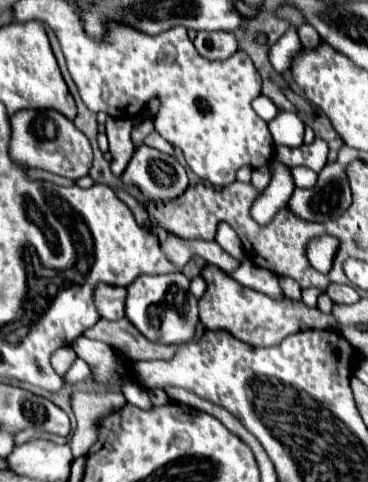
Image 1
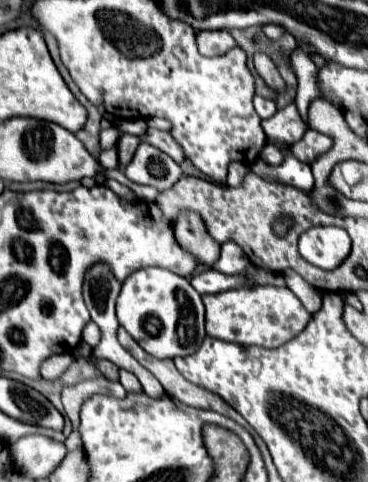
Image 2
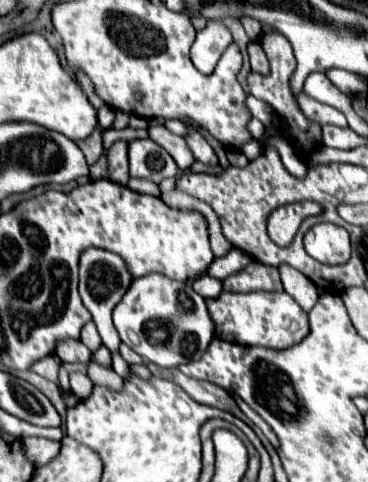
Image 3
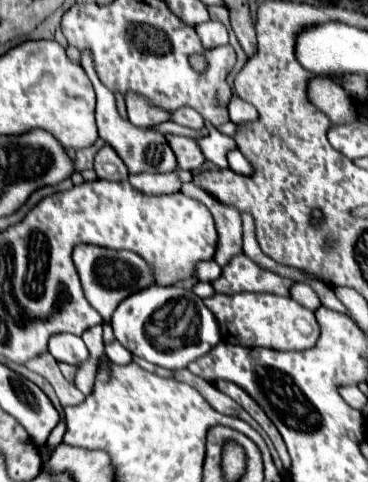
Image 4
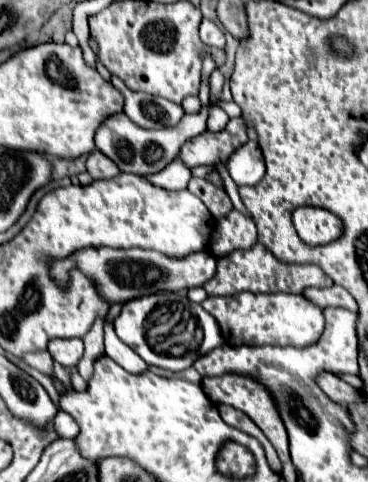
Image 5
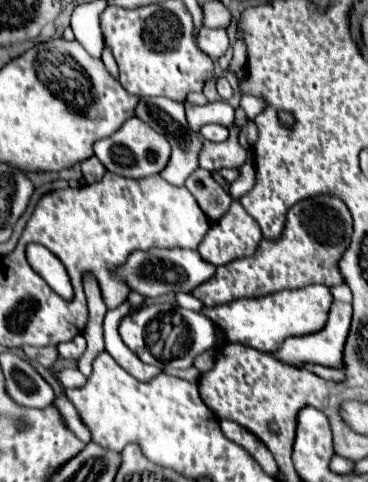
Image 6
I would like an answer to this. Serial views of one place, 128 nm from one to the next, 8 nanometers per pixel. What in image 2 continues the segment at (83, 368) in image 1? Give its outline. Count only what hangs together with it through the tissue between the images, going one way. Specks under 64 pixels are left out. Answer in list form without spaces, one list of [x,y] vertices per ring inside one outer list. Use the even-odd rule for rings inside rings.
[[[98,262],[98,264],[90,266],[88,272],[86,272],[84,286],[82,286],[82,296],[84,296],[84,302],[86,302],[88,310],[90,310],[92,320],[98,324],[98,328],[100,328],[100,332],[102,332],[102,340],[100,340],[98,348],[92,350],[90,362],[94,364],[96,358],[106,358],[106,360],[114,362],[118,368],[124,368],[124,370],[132,372],[132,374],[140,380],[140,384],[142,384],[142,388],[144,388],[144,392],[146,392],[148,396],[162,396],[164,388],[162,388],[162,384],[156,380],[156,376],[152,376],[152,374],[150,374],[144,366],[140,366],[128,352],[124,352],[124,348],[120,346],[120,342],[118,342],[118,338],[116,338],[116,334],[118,334],[118,320],[116,320],[116,314],[114,314],[114,312],[116,312],[114,306],[116,306],[116,298],[118,298],[118,294],[120,294],[120,286],[122,286],[122,284],[116,280],[116,276],[112,274],[112,270],[110,270],[108,264],[104,264],[104,262]]]

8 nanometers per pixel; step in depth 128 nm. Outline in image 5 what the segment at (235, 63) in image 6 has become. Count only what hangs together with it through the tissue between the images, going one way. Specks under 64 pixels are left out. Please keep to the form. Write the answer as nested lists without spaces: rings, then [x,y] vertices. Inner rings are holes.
[[[216,68],[214,72],[212,72],[212,76],[210,76],[210,90],[212,90],[212,102],[216,102],[218,100],[218,92],[222,90],[222,86],[224,86],[224,74]]]

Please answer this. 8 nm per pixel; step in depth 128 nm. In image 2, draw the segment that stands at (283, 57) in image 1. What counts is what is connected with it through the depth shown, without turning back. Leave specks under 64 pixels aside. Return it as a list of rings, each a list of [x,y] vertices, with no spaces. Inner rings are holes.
[[[296,50],[290,56],[290,64],[298,76],[298,92],[296,92],[296,106],[307,124],[308,104],[316,98],[320,98],[320,88],[318,88],[318,68],[316,64],[304,56],[300,50]]]

